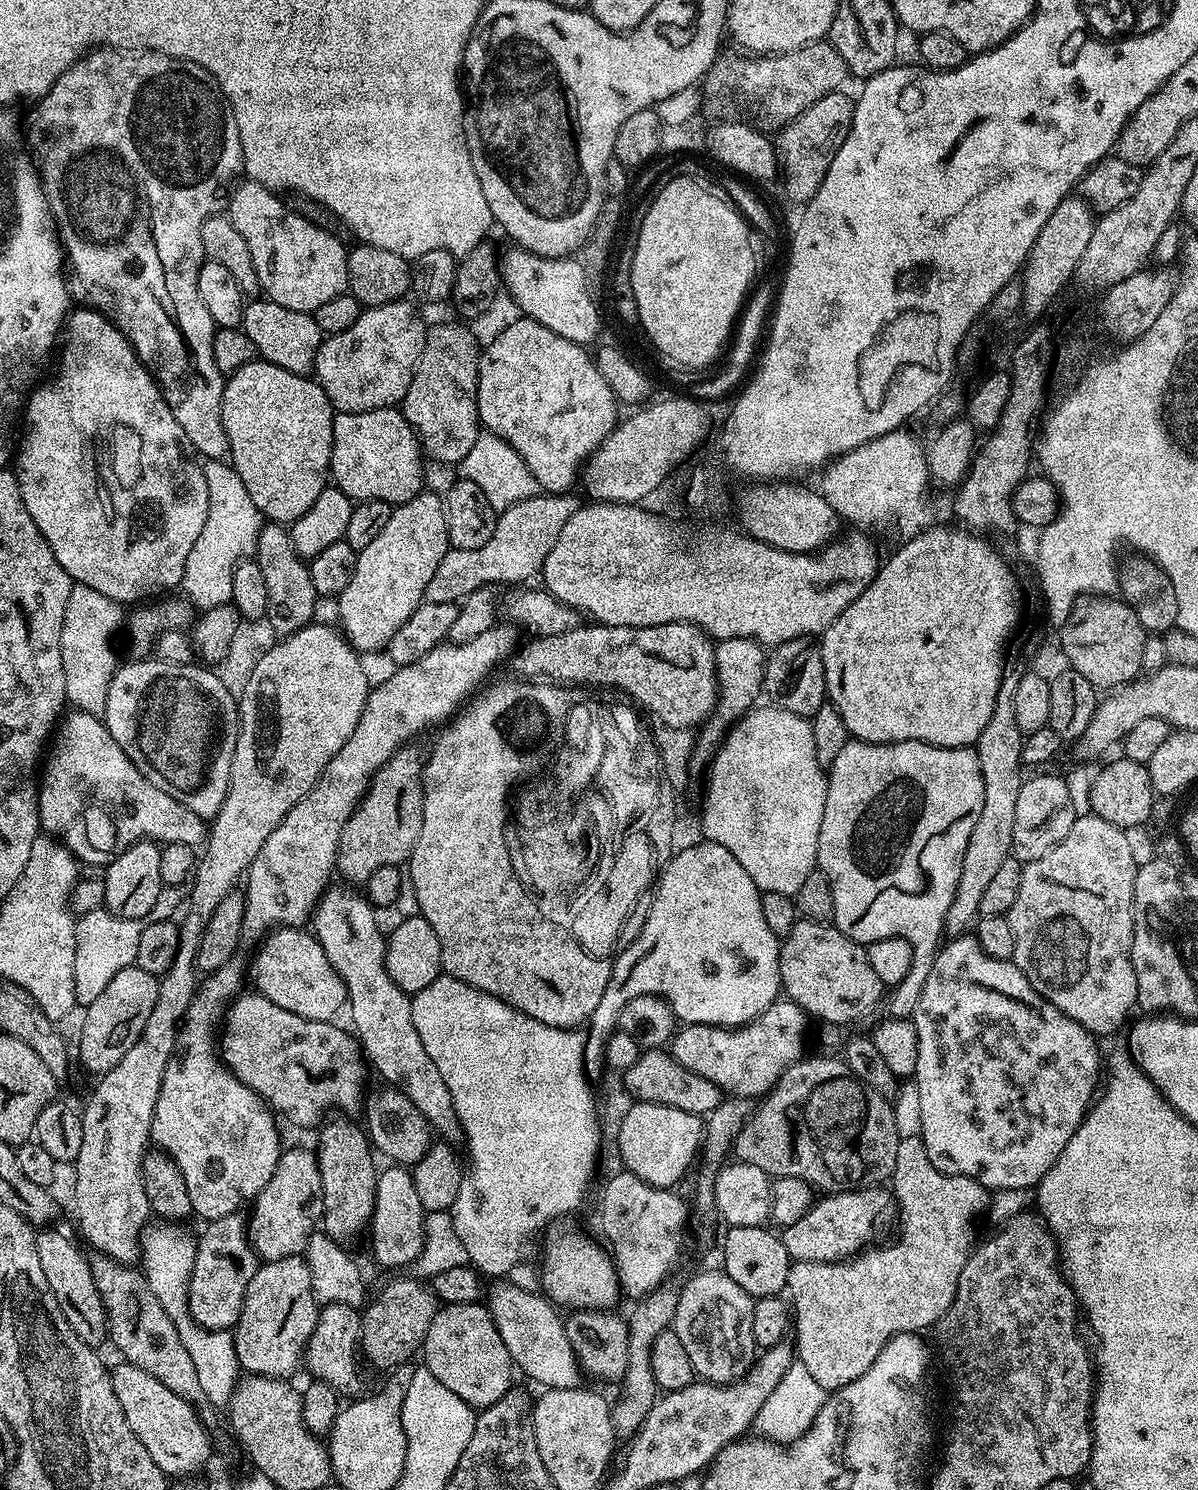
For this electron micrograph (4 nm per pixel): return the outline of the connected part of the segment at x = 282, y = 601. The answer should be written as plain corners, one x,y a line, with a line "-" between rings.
265,523
264,529
258,534
254,559
258,566
262,566
262,575
266,578
266,591
270,594
266,618
272,623
274,632
286,637
313,623
315,616
312,615
316,612
318,597
314,582
310,582
308,564
294,550
291,531
283,524

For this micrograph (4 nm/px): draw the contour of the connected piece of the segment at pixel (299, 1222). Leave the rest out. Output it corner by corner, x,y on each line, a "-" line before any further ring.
292,1148
281,1151
280,1161
270,1174
270,1182
256,1199
251,1201
252,1216
247,1217
248,1243
261,1261
281,1260
307,1253
308,1240
313,1236
312,1228
324,1215
322,1206
322,1178
315,1151

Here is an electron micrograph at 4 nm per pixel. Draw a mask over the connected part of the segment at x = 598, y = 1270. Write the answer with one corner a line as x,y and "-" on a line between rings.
560,1232
548,1240
544,1248
544,1288
543,1295
553,1304
568,1308
596,1308
592,1310
608,1310
616,1299
621,1299
620,1278
616,1273
616,1265
603,1247
599,1248
592,1240
587,1240
580,1232

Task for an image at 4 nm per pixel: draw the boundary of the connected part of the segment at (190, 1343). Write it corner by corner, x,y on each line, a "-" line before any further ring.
160,1222
158,1224
160,1225
157,1228
155,1226
149,1227
142,1237
142,1271
148,1280
150,1290
154,1290
158,1302
162,1302
162,1310
166,1310
166,1314
174,1322
174,1326
182,1338
182,1346
186,1346
190,1358
194,1361
194,1370
198,1372
198,1382
202,1385
202,1394
206,1394
208,1403
213,1408
217,1410
227,1409
231,1405
232,1395
236,1392
238,1377
242,1372
236,1357
236,1341
231,1331
211,1332
208,1328
204,1328
192,1320
192,1315
188,1313
188,1287
194,1270
196,1240
179,1223

